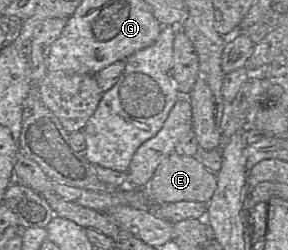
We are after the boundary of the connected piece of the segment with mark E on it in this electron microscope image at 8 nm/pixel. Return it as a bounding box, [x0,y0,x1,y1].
[145,152,217,204]

